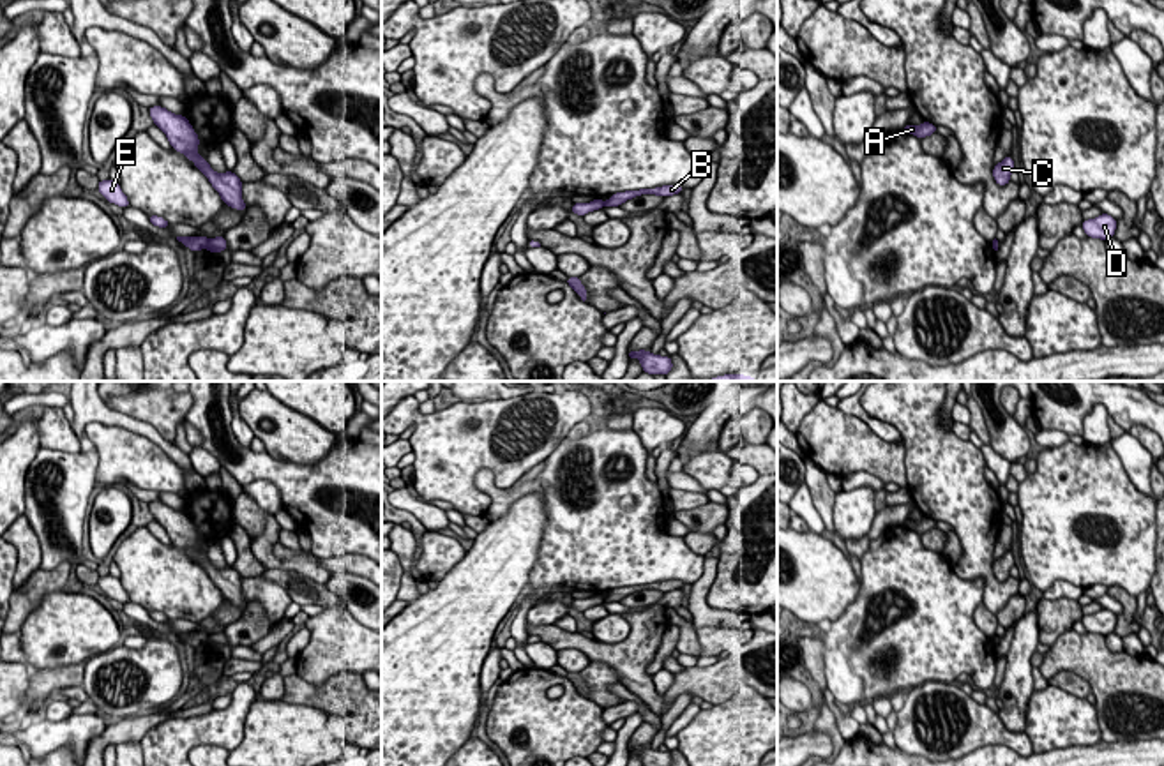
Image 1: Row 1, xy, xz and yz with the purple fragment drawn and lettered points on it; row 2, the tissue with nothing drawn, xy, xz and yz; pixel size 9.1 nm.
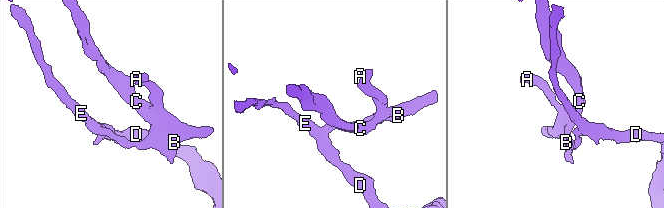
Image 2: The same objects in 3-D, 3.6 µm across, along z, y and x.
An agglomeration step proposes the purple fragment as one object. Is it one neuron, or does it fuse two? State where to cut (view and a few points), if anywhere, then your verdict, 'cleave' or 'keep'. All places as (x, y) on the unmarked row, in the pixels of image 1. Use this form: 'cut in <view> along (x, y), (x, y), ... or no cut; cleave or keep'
cut in xy along (209, 634), (205, 643); cleave

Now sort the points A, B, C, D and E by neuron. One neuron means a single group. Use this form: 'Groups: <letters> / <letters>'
Groups: A B C / D E

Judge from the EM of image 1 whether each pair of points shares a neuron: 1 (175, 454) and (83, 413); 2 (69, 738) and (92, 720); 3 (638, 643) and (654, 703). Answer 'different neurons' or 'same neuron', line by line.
1: same neuron
2: same neuron
3: same neuron

